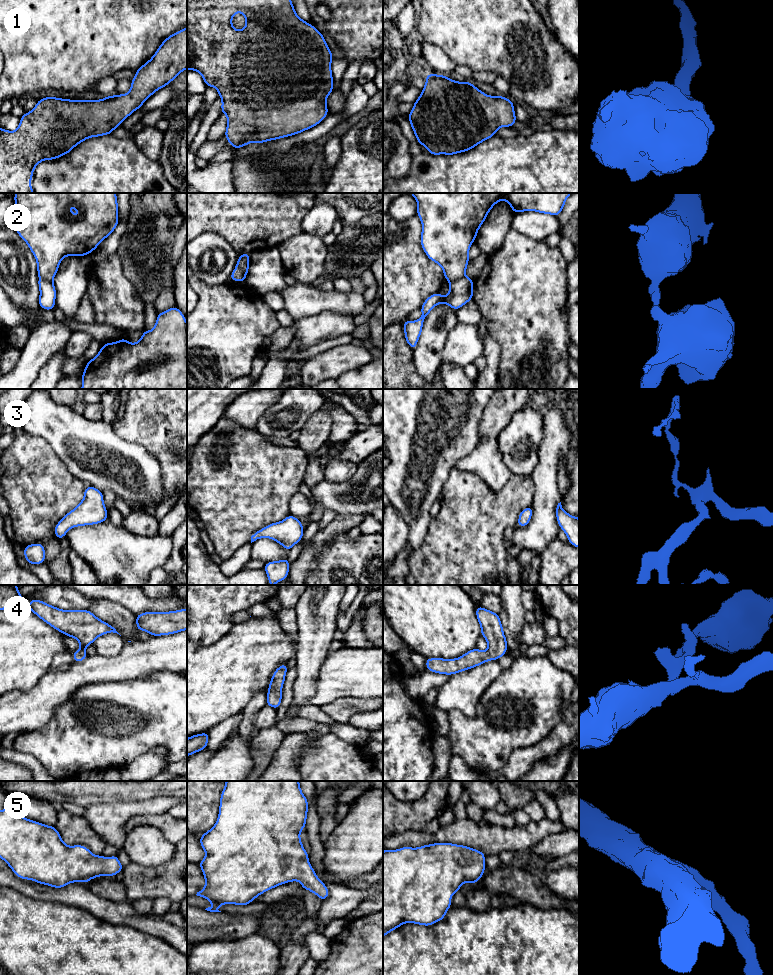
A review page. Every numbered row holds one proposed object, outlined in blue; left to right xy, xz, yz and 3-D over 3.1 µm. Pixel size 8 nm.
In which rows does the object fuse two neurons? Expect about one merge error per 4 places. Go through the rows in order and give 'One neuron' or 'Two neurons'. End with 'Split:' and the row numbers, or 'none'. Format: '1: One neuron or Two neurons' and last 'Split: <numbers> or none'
1: One neuron
2: Two neurons
3: One neuron
4: One neuron
5: One neuron
Split: 2

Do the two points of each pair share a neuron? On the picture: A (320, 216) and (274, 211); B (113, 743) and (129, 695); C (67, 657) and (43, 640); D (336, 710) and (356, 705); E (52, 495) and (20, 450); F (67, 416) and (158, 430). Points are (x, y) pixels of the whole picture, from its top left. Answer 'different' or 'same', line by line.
A: different
B: same
C: different
D: same
E: same
F: different

